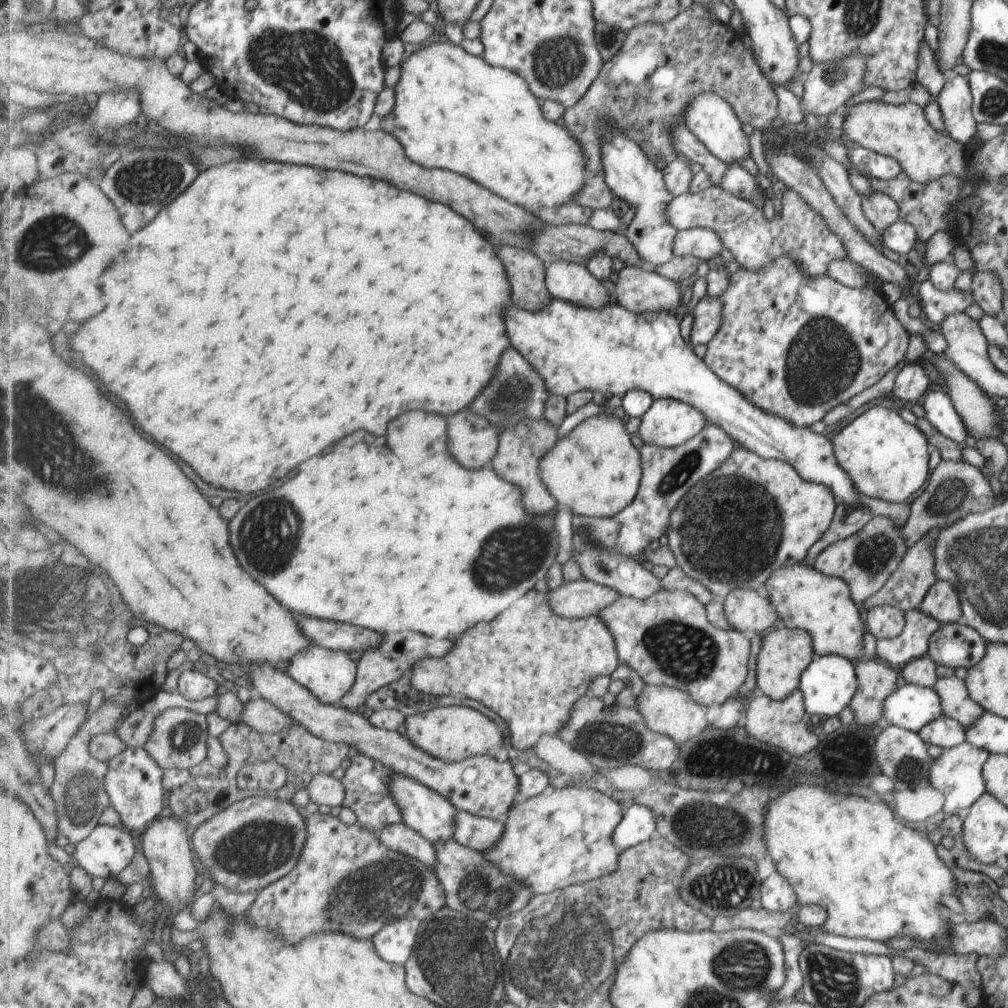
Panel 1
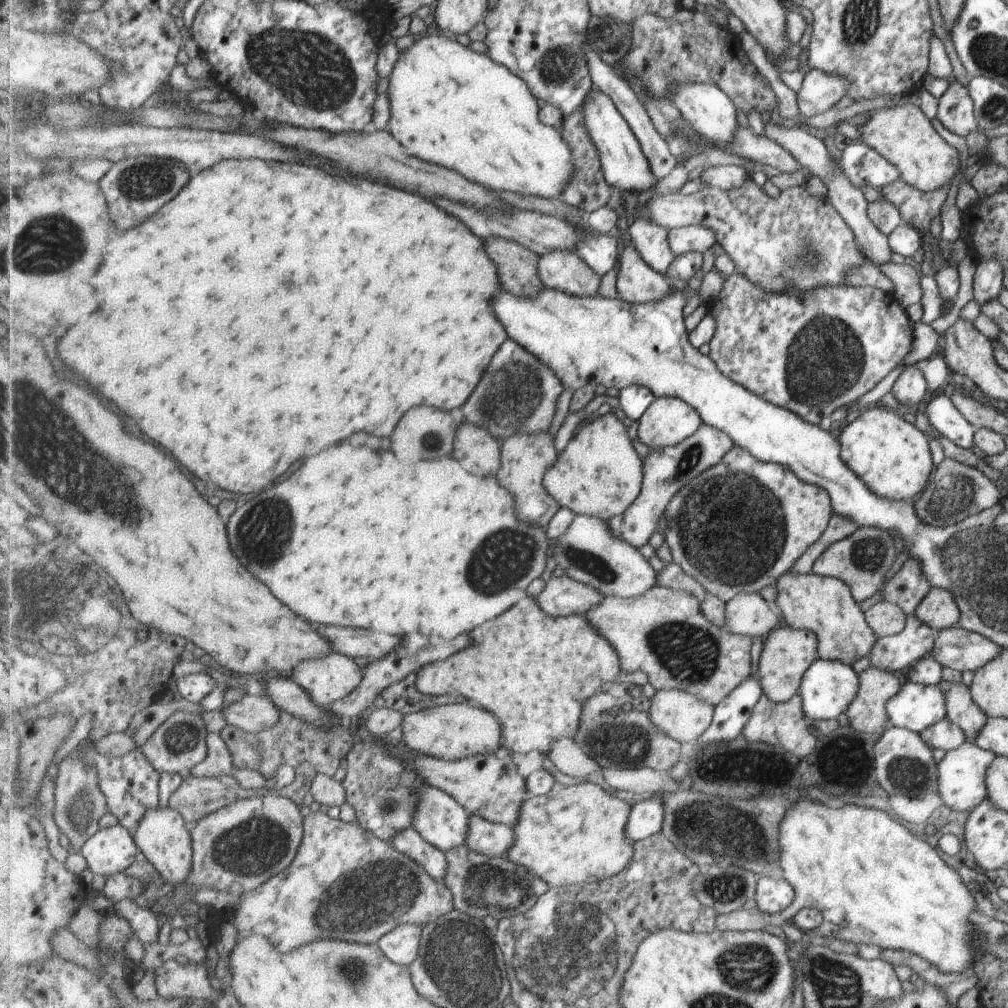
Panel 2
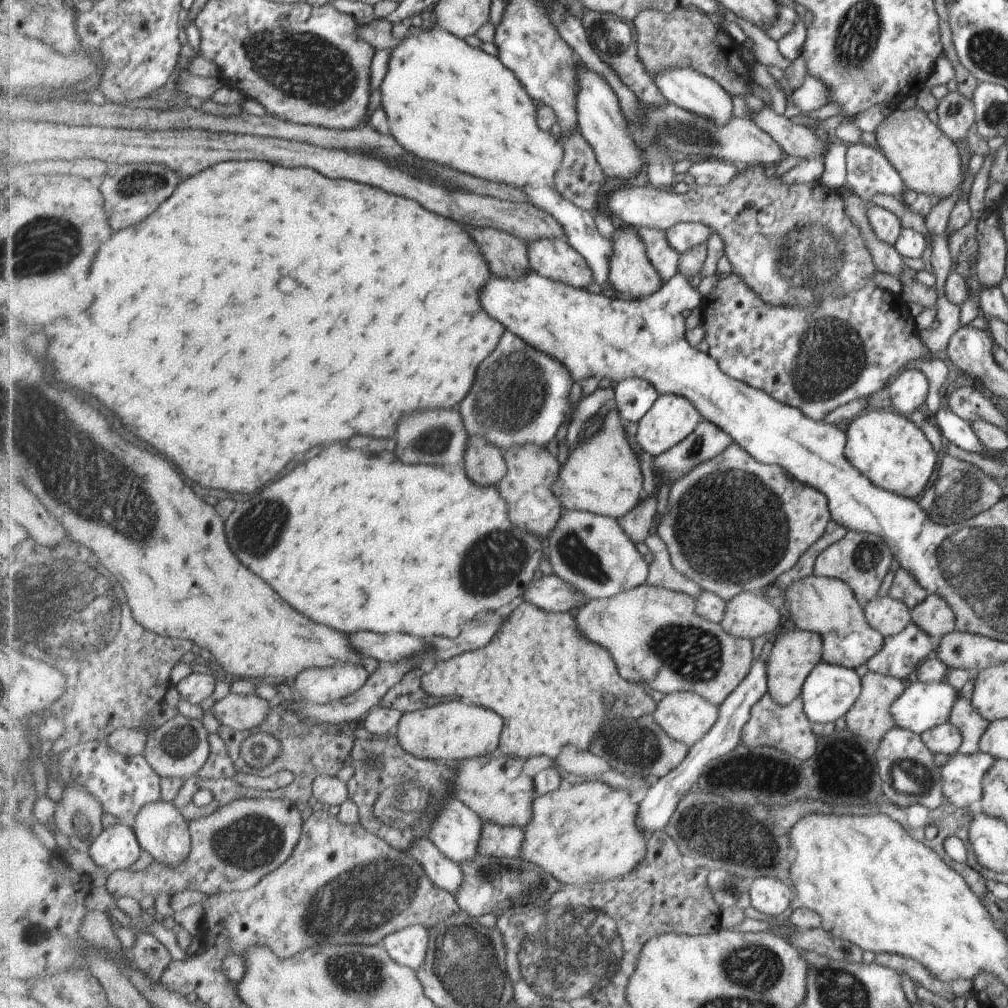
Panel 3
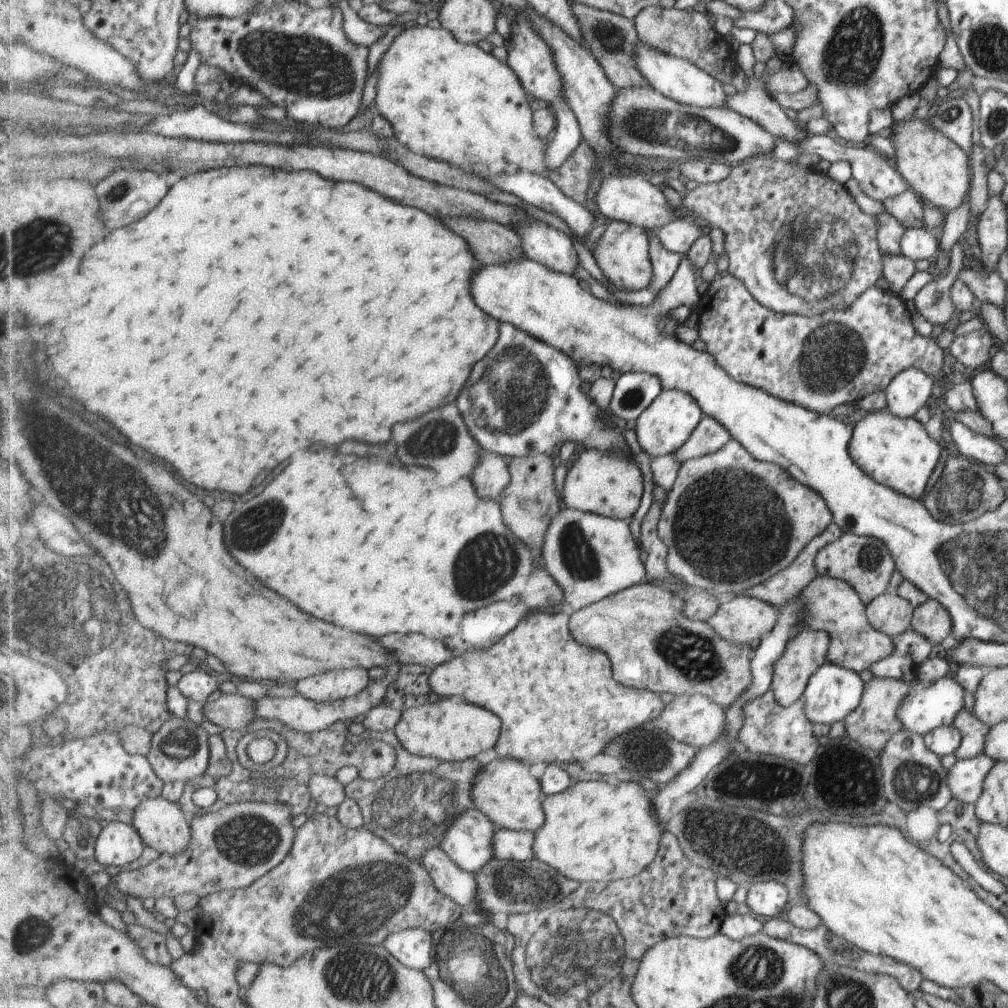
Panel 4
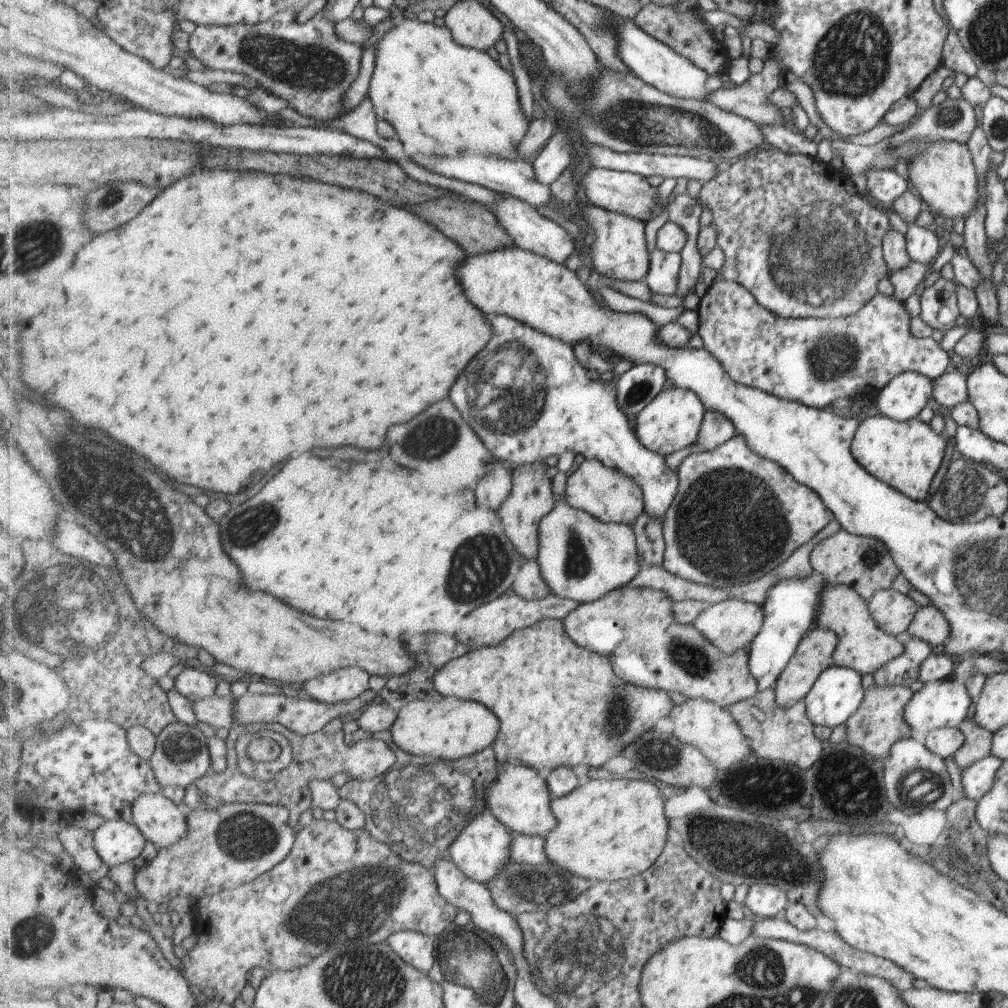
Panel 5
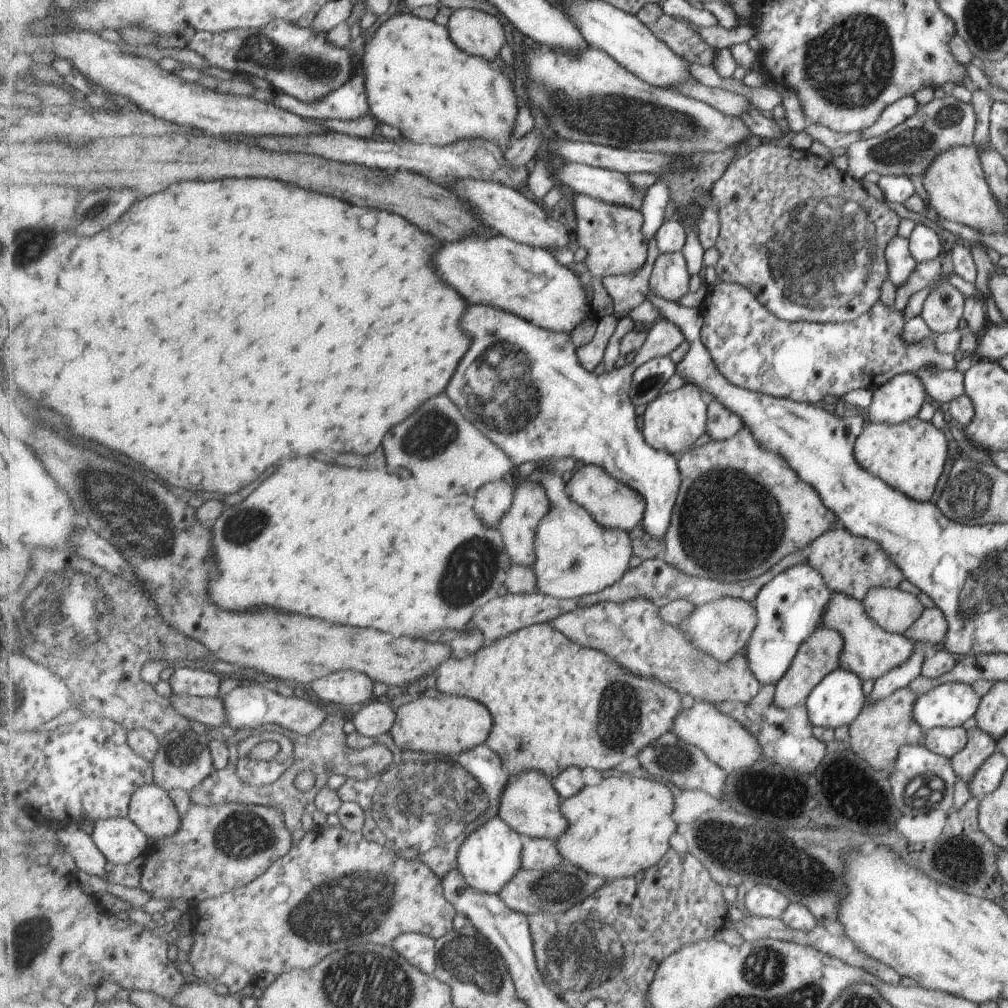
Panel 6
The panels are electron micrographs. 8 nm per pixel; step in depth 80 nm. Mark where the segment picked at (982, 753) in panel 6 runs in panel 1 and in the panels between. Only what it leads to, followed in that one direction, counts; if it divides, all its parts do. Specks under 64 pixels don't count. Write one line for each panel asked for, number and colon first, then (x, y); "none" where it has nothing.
1: (955, 701)
2: (960, 709)
3: (971, 724)
4: (972, 731)
5: (977, 745)

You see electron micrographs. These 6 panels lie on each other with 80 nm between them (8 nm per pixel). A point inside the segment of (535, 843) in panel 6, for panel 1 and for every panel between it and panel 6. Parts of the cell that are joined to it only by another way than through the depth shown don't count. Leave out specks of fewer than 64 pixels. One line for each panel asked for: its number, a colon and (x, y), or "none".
1: (479, 833)
2: (492, 839)
3: (498, 841)
4: (510, 844)
5: (526, 849)

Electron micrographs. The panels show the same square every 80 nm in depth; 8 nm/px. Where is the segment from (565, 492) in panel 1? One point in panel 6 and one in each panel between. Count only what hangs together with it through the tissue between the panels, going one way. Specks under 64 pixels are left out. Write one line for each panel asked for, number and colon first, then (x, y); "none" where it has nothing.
2: (599, 474)
3: (602, 474)
4: (607, 483)
5: (608, 493)
6: (612, 504)

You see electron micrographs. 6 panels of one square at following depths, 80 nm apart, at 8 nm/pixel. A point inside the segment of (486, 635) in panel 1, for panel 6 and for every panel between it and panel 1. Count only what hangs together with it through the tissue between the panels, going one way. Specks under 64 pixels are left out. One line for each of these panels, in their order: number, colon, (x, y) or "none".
2: (535, 670)
3: (547, 678)
4: (559, 699)
5: (561, 704)
6: (557, 705)

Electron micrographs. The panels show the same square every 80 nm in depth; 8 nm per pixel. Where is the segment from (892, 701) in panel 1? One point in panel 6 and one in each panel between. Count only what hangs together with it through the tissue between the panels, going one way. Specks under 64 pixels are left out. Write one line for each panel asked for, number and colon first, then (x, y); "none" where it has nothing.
2: (915, 706)
3: (922, 706)
4: (928, 706)
5: (944, 703)
6: (949, 705)

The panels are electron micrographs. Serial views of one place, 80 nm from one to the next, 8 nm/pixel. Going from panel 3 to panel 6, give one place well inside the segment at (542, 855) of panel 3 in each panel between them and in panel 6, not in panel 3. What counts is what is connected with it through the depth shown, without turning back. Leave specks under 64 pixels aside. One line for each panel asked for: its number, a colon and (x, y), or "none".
4: (603, 830)
5: (608, 830)
6: (619, 828)

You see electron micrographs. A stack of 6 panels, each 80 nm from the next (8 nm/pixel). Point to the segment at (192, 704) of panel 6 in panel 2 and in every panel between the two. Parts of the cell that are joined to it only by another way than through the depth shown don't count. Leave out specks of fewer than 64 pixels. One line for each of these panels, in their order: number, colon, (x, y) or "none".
2: (253, 713)
3: (235, 711)
4: (232, 711)
5: (217, 712)

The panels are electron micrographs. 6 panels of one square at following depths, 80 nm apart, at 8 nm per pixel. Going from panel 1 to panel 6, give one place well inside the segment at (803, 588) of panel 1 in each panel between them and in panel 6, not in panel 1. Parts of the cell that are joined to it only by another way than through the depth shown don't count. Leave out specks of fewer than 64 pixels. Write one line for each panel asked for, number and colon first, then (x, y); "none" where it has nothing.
2: (824, 605)
3: (825, 605)
4: (831, 605)
5: (862, 645)
6: (870, 652)

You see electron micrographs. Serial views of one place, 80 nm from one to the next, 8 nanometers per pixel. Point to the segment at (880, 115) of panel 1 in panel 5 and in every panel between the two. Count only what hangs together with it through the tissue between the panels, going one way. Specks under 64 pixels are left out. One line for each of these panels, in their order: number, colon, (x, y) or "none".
2: (902, 134)
3: (927, 161)
4: (936, 169)
5: (944, 177)

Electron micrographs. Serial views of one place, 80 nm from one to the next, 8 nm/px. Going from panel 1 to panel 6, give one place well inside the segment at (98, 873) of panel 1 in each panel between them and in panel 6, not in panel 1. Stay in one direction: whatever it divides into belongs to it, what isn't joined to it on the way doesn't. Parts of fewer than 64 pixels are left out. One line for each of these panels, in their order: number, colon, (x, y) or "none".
2: (111, 850)
3: (117, 847)
4: (119, 844)
5: (117, 841)
6: (121, 840)

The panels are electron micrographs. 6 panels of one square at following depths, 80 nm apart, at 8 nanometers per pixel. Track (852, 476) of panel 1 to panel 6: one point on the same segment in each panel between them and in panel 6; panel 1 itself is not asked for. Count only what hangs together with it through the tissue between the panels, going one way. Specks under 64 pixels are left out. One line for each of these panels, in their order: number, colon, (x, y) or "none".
2: (889, 455)
3: (890, 452)
4: (894, 451)
5: (903, 454)
6: (909, 456)

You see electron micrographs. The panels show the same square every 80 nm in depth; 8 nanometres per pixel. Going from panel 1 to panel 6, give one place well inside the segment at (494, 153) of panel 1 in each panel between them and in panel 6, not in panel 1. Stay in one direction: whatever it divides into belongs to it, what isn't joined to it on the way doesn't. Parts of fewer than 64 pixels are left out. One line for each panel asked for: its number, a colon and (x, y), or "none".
2: (450, 106)
3: (447, 102)
4: (447, 100)
5: (442, 98)
6: (417, 79)

